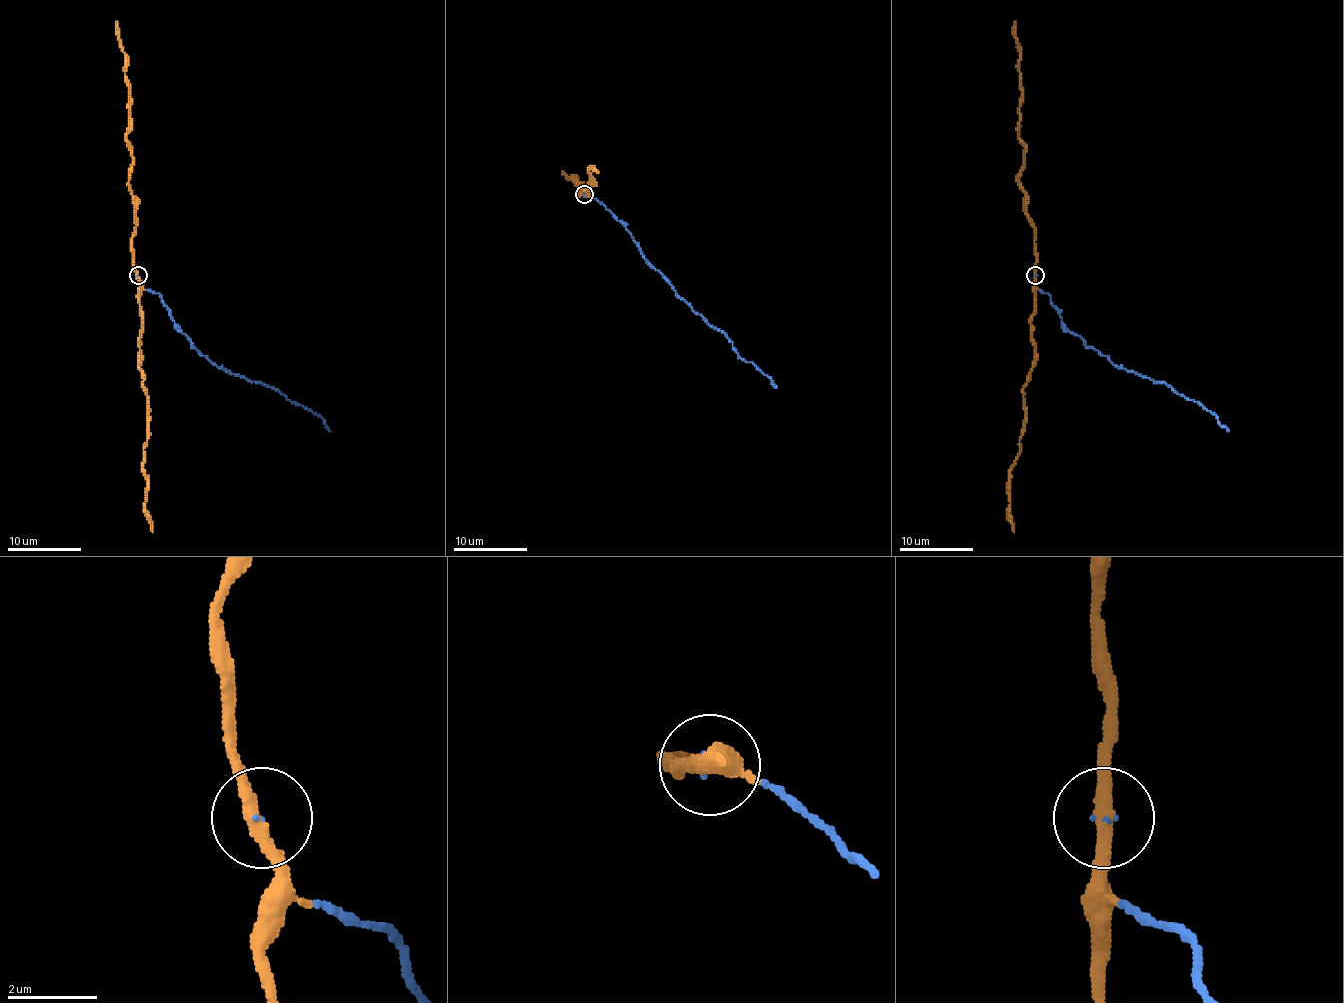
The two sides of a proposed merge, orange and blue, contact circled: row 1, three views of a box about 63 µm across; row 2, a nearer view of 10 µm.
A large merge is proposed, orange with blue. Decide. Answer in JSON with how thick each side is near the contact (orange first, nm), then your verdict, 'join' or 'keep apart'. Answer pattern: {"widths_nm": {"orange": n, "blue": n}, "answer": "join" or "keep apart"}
{"widths_nm": {"orange": 320, "blue": 40}, "answer": "join"}

